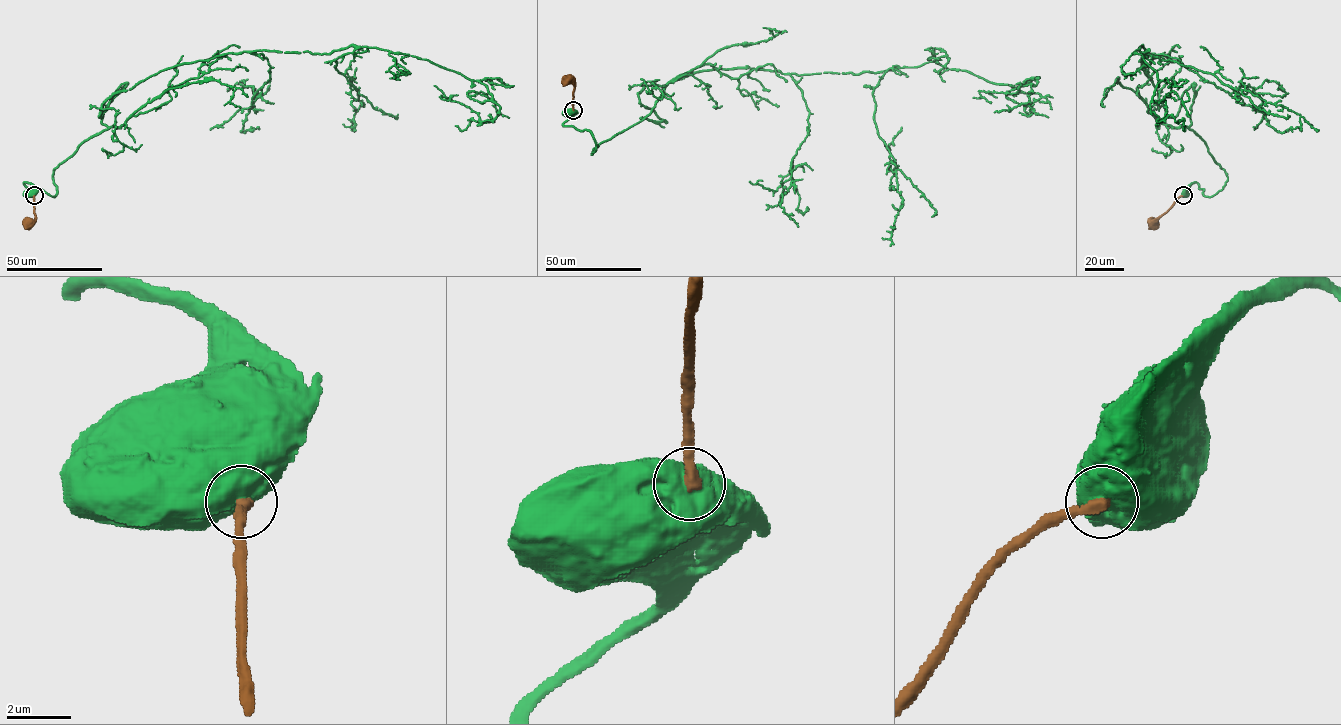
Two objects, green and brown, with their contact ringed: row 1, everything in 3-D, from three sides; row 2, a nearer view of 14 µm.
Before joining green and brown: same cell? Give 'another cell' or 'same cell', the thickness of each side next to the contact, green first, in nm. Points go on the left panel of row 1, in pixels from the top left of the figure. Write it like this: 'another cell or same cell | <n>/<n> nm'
another cell | 1150/360 nm

